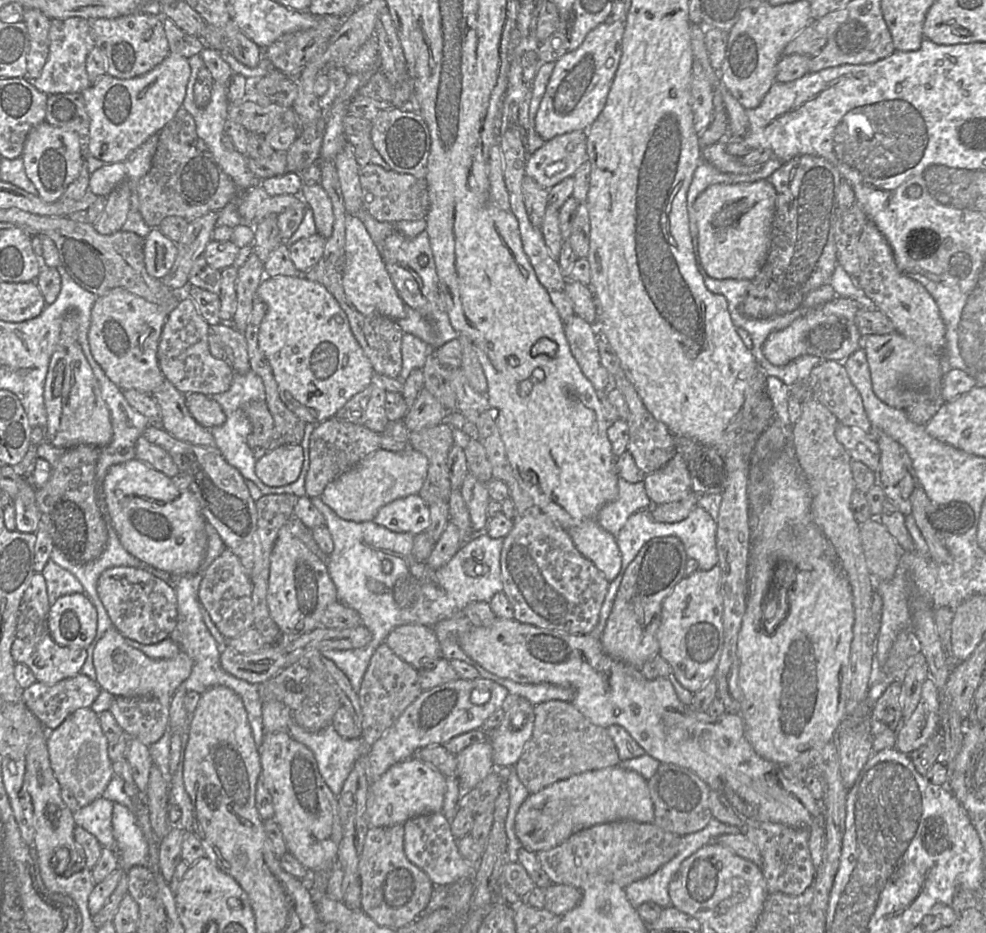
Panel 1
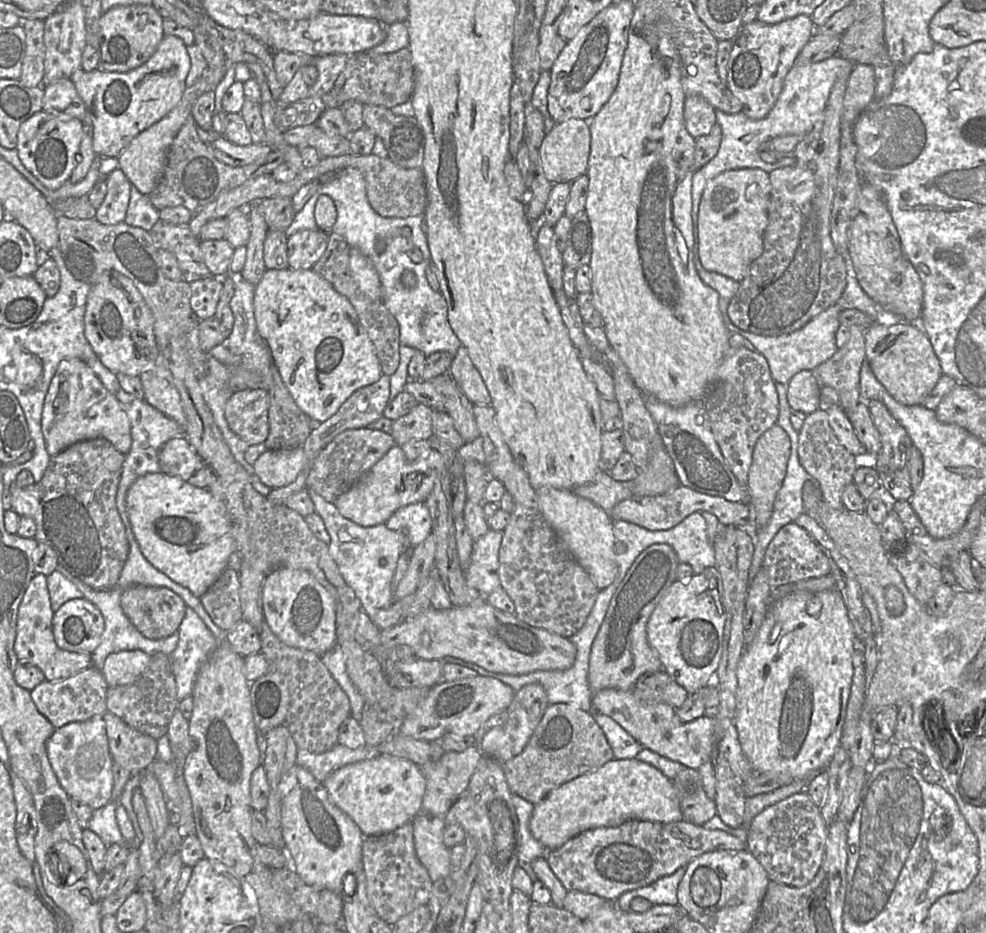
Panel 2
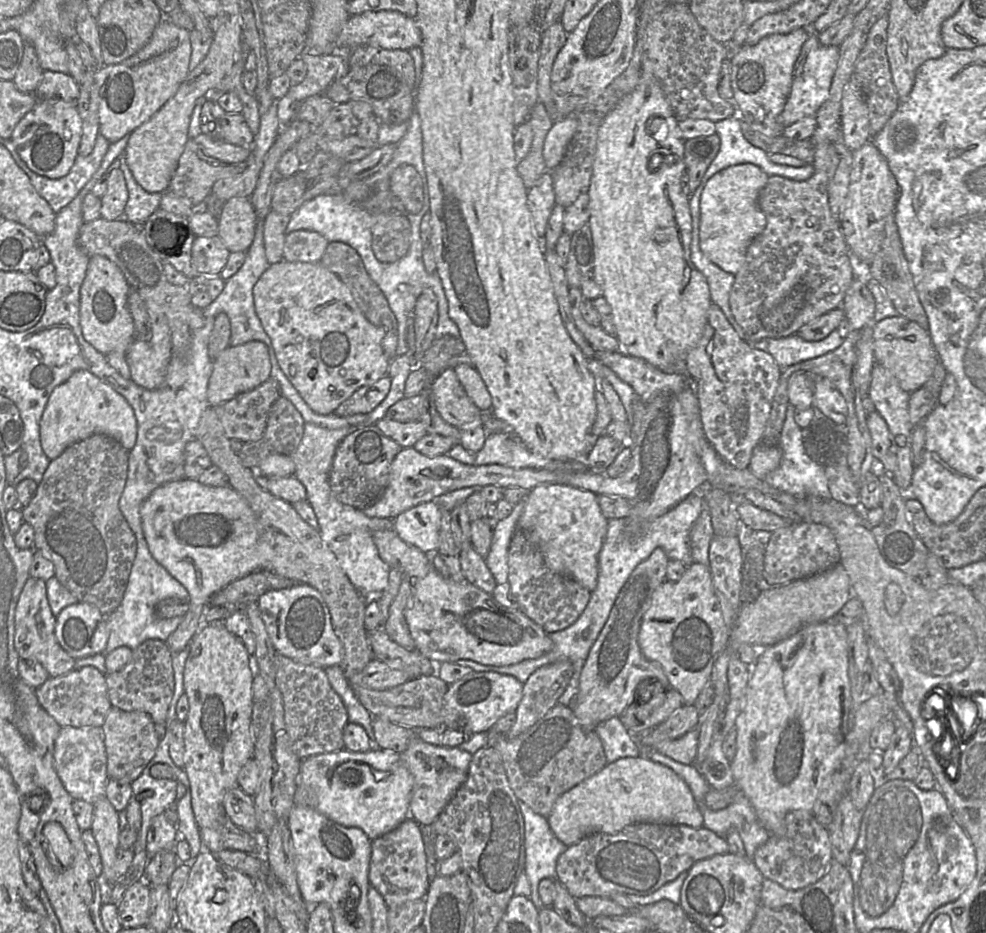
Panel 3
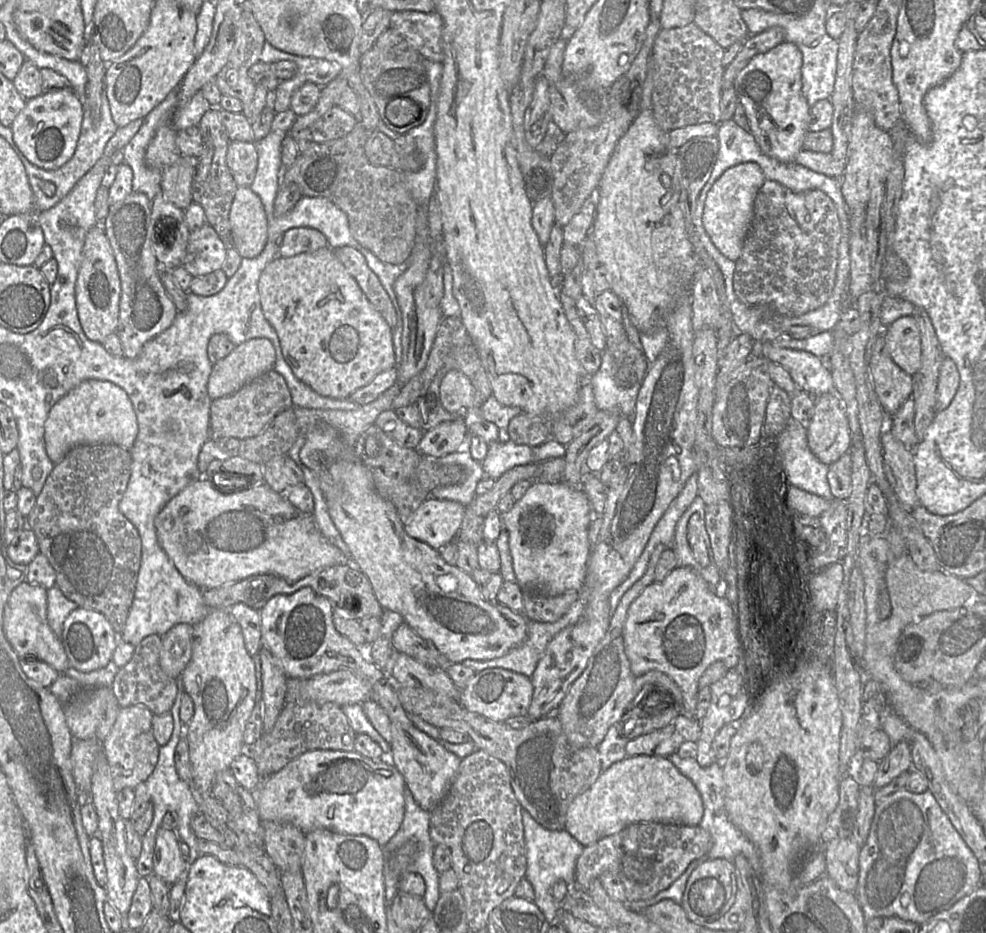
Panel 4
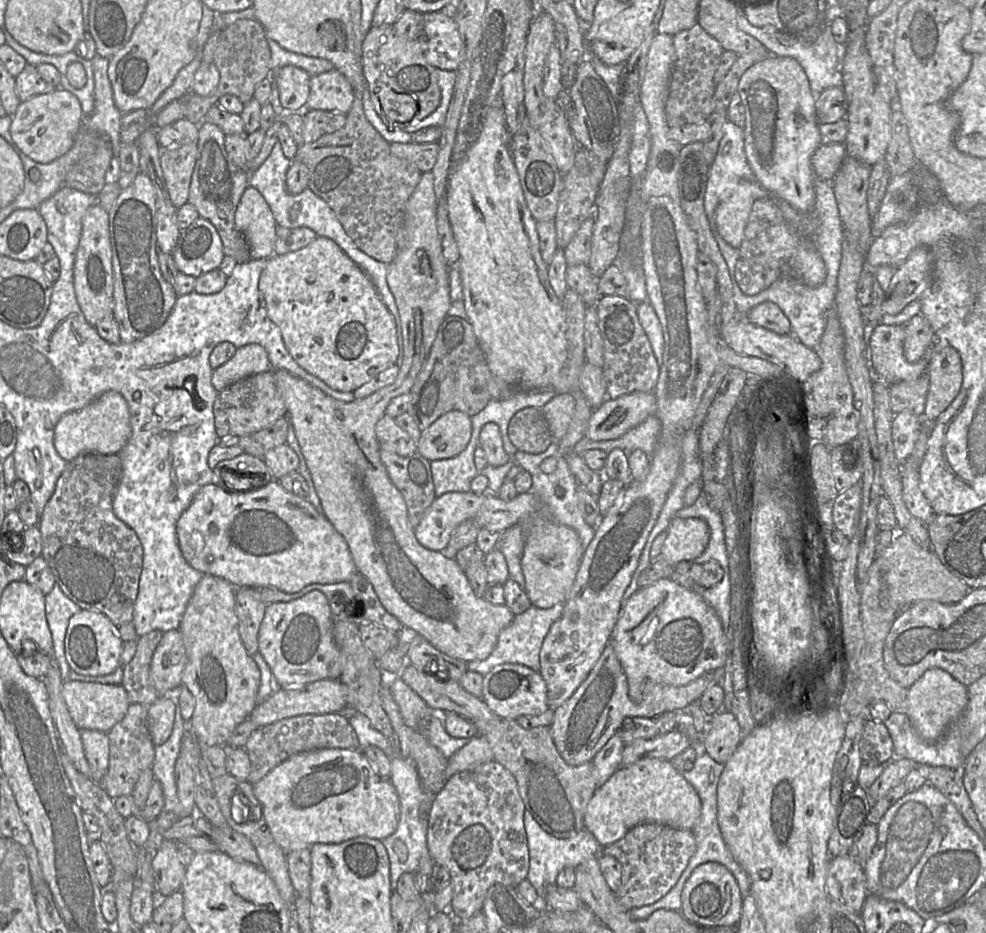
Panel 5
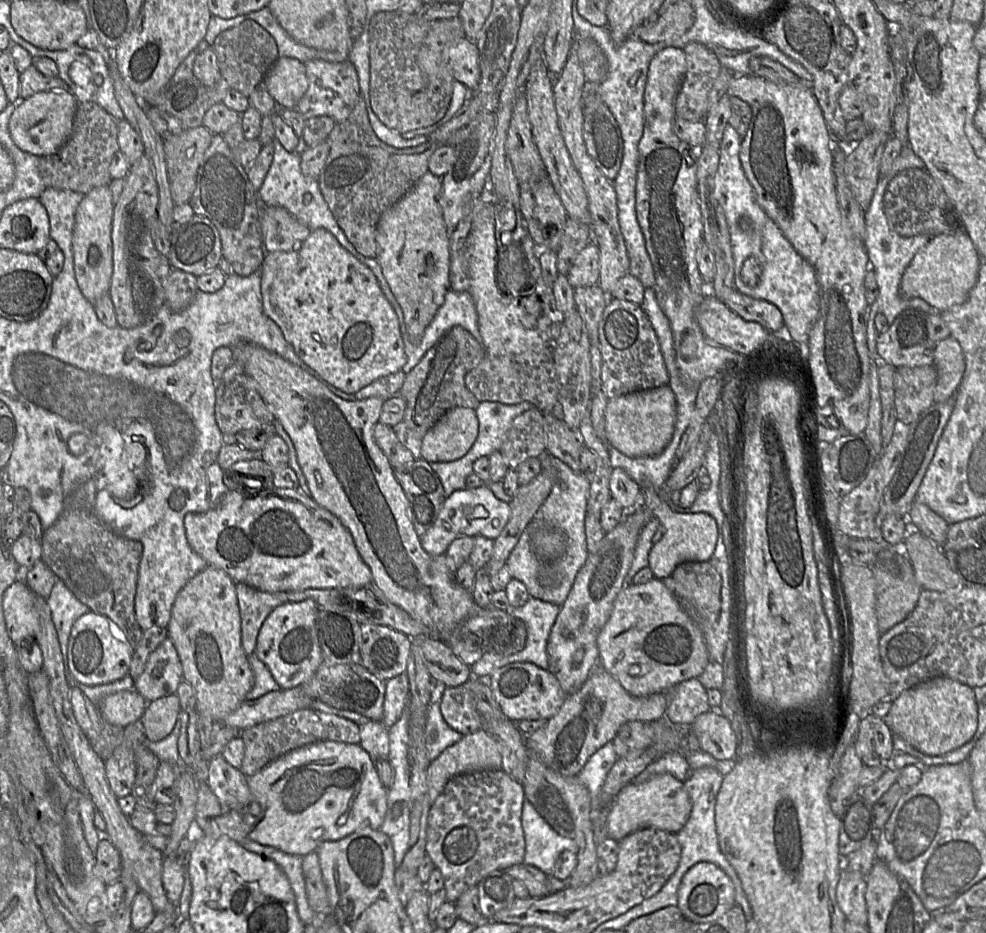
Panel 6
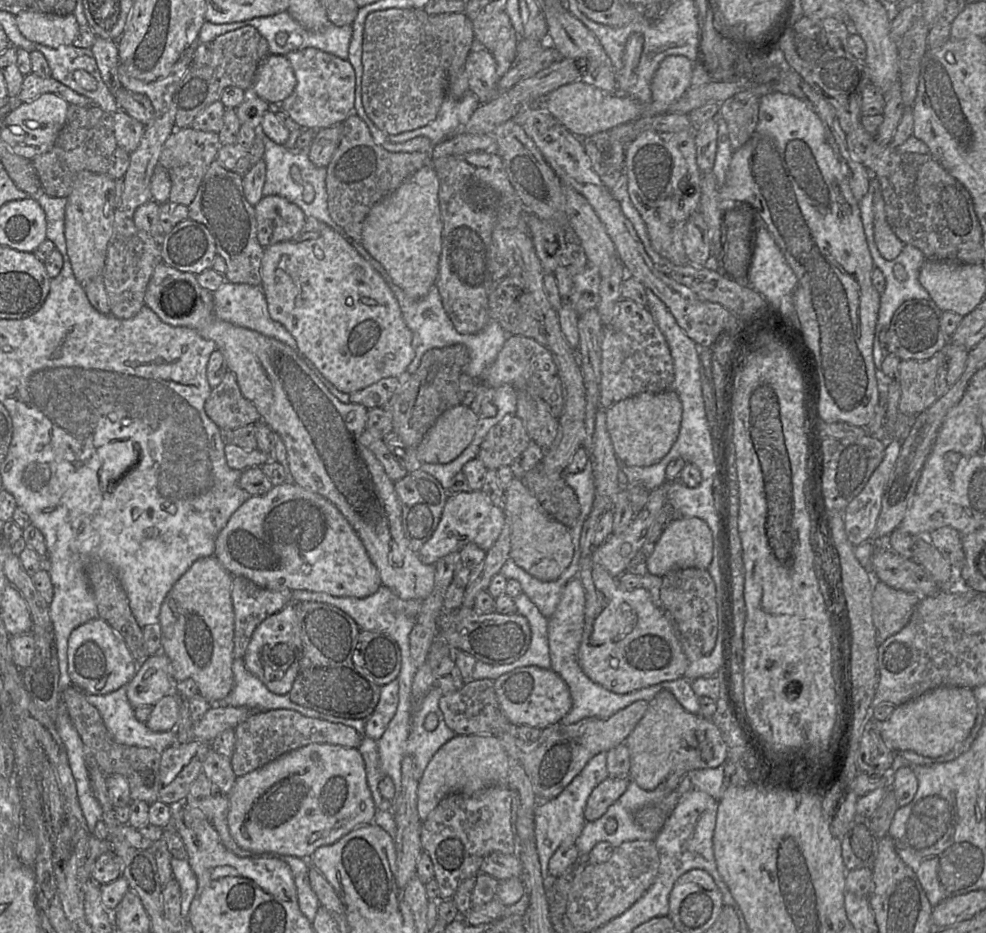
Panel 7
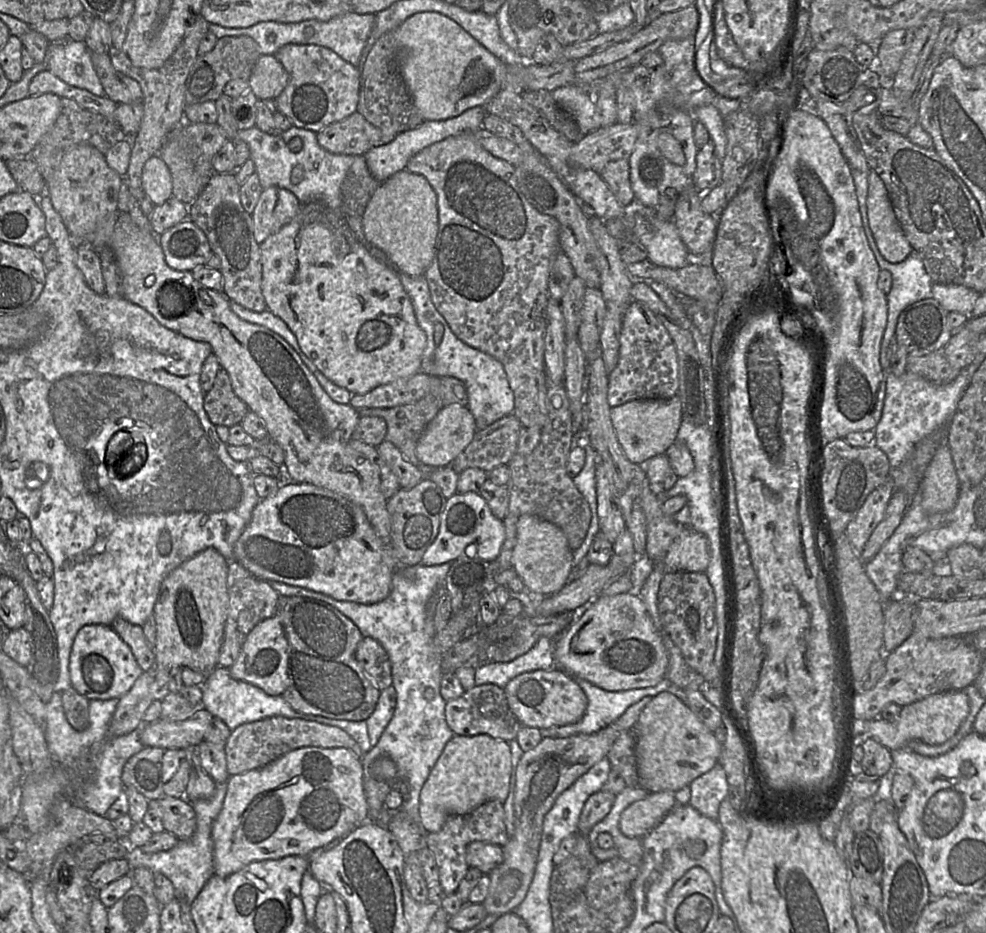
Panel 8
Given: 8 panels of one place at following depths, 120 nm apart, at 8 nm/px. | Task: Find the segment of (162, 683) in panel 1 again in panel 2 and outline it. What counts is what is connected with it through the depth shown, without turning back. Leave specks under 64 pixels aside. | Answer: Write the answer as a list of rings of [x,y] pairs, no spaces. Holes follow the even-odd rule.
[[[126,650],[111,653],[106,658],[101,672],[109,687],[134,683],[144,672],[151,656],[141,650]]]

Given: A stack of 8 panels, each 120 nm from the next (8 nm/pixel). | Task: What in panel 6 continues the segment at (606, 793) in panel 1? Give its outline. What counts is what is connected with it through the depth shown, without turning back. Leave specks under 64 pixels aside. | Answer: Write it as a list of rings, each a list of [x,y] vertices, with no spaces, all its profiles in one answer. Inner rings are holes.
[[[669,773],[654,775],[644,783],[629,783],[611,801],[606,809],[607,837],[620,842],[634,831],[656,828],[670,833],[679,832],[687,823],[692,810],[692,802],[684,783]]]

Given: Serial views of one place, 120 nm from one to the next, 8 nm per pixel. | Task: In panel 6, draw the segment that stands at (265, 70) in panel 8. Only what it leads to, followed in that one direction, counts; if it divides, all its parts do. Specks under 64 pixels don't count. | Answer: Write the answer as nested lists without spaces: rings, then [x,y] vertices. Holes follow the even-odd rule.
[[[279,57],[264,83],[279,108],[295,109],[308,89],[305,65],[295,58]]]

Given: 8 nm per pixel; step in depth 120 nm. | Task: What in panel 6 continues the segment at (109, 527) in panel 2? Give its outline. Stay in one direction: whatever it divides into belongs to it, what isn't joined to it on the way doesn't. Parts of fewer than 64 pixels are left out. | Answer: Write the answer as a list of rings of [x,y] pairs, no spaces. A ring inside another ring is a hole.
[[[76,490],[66,498],[58,519],[43,532],[40,541],[42,562],[89,611],[107,617],[116,626],[112,631],[120,634],[134,650],[143,633],[134,610],[142,544],[110,529],[87,502],[81,490]]]

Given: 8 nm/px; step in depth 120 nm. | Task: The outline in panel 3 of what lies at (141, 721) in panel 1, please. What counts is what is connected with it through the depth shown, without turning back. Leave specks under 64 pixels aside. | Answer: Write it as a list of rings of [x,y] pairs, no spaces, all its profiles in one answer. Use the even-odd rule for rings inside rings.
[[[148,639],[133,649],[129,662],[120,670],[106,674],[108,697],[113,707],[147,713],[154,723],[165,723],[175,690],[172,653],[164,641]]]

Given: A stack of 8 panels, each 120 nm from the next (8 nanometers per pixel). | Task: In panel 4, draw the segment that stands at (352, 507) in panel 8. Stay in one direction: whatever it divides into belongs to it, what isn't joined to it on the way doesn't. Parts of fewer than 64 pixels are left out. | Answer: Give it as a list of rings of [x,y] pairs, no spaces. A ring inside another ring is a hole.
[[[202,477],[163,507],[155,528],[161,547],[177,570],[200,589],[259,574],[273,574],[294,583],[347,562],[343,552],[321,533],[313,514],[300,511],[265,483],[226,493]]]

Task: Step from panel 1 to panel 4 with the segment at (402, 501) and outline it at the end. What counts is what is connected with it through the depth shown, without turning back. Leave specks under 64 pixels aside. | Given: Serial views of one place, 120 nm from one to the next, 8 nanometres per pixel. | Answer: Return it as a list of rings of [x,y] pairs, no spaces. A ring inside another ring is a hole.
[[[429,496],[404,524],[411,538],[440,551],[458,537],[466,507],[451,500]]]

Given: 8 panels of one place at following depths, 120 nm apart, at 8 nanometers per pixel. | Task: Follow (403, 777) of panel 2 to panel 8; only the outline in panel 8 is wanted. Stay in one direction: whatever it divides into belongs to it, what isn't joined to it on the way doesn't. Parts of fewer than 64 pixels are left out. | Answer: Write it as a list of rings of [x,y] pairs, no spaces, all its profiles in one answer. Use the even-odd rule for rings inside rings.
[[[298,748],[273,762],[230,776],[223,806],[212,826],[214,874],[227,877],[252,862],[309,856],[369,821],[362,761],[347,748]]]

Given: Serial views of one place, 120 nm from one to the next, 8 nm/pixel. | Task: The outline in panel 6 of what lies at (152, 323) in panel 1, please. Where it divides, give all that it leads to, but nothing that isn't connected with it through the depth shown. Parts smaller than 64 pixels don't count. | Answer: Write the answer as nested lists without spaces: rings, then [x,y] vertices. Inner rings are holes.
[[[103,186],[84,195],[75,212],[72,235],[75,279],[81,293],[91,304],[104,294],[109,294],[113,271],[111,240],[113,208],[109,187]]]

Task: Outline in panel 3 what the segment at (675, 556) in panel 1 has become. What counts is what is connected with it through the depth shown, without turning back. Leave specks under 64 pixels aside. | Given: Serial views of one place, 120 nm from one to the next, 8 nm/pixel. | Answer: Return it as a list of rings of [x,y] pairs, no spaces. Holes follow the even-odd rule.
[[[656,548],[647,559],[635,567],[621,588],[603,629],[590,648],[580,673],[578,692],[572,705],[568,706],[572,709],[580,726],[586,731],[595,730],[600,722],[612,717],[620,717],[628,705],[633,702],[635,690],[642,680],[654,678],[663,687],[671,687],[662,667],[655,662],[647,660],[641,653],[638,645],[638,633],[643,615],[650,606],[654,591],[666,580],[668,561],[669,559],[665,551],[662,548]]]

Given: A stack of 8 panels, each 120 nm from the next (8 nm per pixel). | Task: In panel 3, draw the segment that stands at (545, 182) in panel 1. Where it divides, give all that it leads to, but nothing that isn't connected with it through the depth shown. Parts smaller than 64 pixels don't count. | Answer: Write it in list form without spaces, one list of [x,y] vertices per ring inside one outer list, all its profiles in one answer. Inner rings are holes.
[[[566,116],[553,124],[546,136],[543,148],[547,171],[552,171],[562,162],[577,126],[578,120],[575,116]]]

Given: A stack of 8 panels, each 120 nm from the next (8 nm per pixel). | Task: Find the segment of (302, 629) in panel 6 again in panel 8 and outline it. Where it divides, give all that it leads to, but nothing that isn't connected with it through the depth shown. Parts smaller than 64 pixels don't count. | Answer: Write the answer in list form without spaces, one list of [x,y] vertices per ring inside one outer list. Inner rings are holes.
[[[276,615],[259,622],[247,635],[236,661],[229,668],[235,680],[245,681],[272,696],[282,695],[289,685],[289,644]]]

